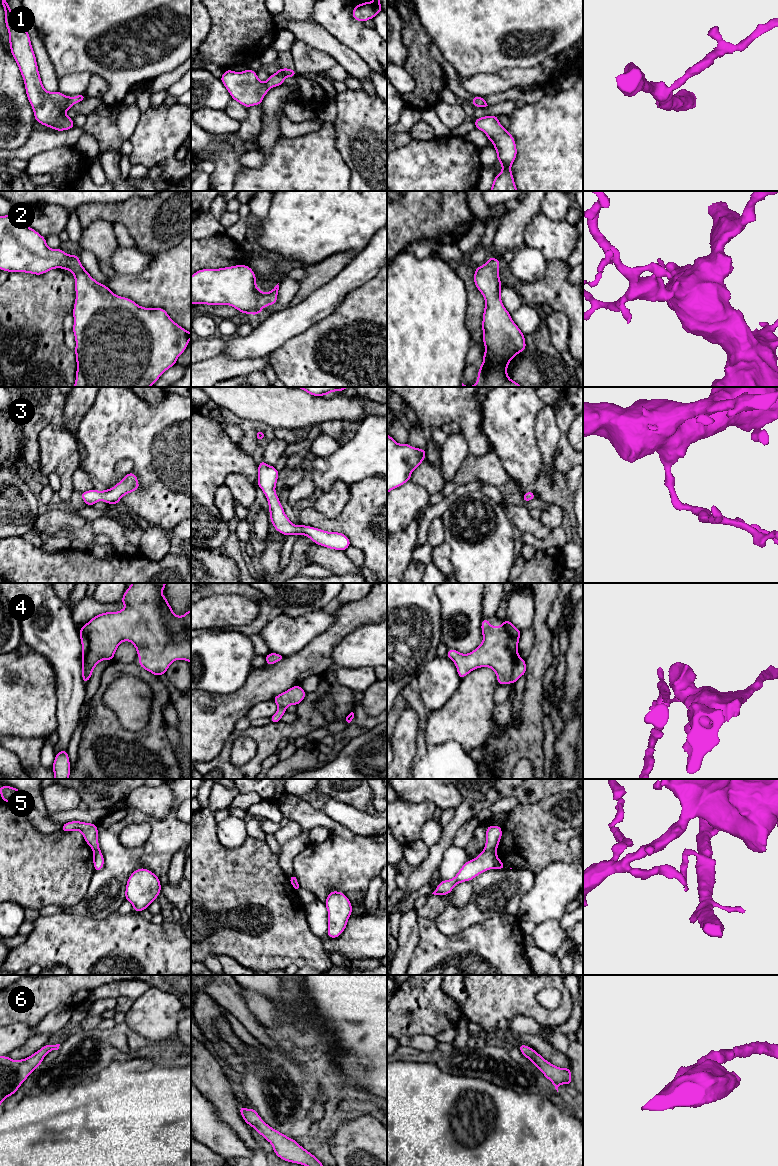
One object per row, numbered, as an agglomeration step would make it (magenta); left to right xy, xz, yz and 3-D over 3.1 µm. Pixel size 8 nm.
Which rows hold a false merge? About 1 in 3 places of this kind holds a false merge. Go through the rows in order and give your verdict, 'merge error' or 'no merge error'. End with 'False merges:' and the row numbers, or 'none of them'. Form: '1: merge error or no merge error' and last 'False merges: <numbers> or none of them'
1: no merge error
2: no merge error
3: no merge error
4: merge error
5: merge error
6: no merge error
False merges: 4, 5

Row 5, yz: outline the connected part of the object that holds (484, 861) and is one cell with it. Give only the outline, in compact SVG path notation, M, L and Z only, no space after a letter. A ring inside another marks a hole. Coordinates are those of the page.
M482 851L476 858L468 860L454 878L442 880L432 894L440 896L448 895L457 884L471 881L479 874L493 868L504 870L505 865L498 859L496 851Z

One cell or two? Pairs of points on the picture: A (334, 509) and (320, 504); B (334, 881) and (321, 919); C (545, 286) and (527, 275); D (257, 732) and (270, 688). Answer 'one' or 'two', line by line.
A: one
B: two
C: two
D: two

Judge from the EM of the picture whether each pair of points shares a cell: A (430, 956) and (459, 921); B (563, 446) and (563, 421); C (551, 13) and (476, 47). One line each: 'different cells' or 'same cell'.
A: different cells
B: same cell
C: same cell

